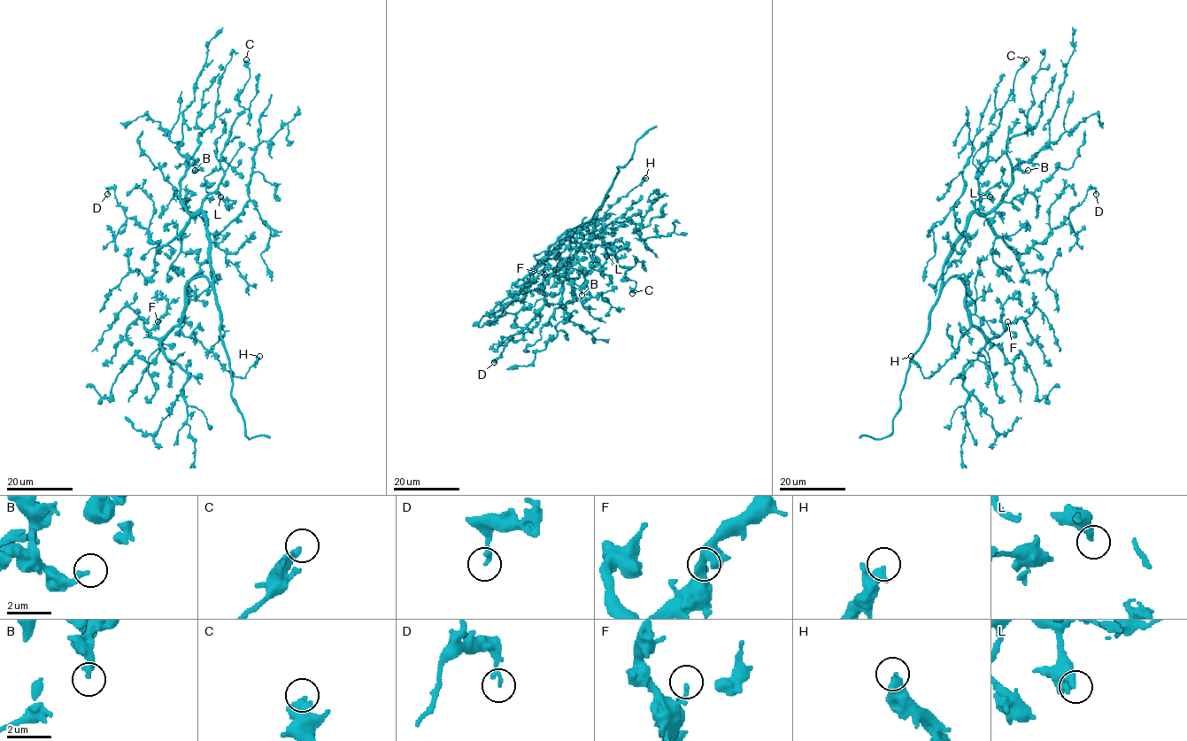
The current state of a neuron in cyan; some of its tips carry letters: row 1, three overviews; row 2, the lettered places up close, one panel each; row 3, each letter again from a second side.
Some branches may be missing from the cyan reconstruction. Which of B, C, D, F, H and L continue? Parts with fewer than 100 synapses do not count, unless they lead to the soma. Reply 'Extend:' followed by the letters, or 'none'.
Extend: none

